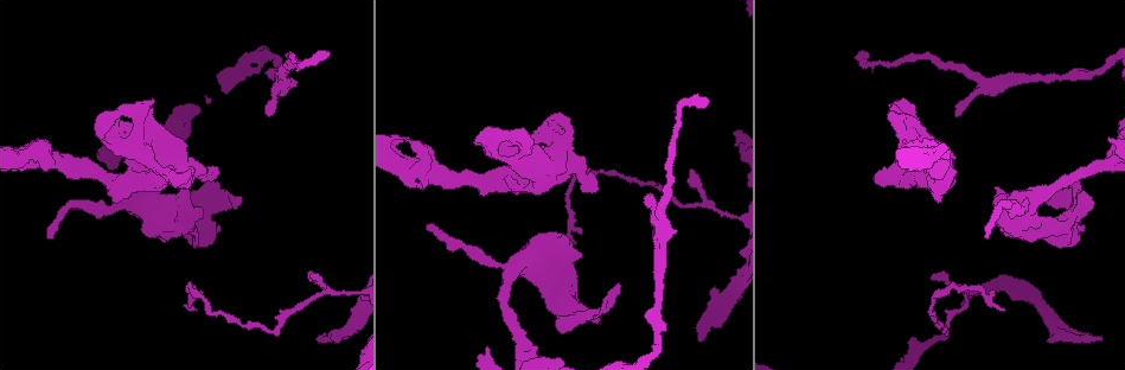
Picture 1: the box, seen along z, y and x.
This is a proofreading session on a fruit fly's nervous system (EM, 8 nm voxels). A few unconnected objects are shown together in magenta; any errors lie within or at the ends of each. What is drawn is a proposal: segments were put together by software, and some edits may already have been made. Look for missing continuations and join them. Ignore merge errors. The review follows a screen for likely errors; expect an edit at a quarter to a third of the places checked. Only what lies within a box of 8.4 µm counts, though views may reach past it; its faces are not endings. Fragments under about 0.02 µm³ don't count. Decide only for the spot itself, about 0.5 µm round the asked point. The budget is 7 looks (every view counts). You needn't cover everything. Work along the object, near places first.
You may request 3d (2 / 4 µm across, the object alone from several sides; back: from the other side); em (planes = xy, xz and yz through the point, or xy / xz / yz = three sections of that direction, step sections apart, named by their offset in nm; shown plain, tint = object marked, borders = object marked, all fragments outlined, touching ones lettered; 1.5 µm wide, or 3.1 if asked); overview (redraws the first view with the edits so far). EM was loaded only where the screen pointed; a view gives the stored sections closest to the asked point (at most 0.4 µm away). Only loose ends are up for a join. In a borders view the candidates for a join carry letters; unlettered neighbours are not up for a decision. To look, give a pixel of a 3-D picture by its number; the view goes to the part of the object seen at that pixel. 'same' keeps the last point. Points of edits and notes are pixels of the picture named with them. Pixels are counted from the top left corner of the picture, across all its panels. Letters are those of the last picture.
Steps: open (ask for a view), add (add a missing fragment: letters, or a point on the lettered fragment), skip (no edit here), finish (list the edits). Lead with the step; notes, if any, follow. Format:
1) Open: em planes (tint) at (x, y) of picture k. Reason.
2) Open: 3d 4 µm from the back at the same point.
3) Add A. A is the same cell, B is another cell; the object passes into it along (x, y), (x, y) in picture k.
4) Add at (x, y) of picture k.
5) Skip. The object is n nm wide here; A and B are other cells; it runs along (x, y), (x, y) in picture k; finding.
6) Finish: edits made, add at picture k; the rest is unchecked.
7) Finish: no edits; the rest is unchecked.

Open: em planes (borders) at (598, 189) of picture 1. An open end.

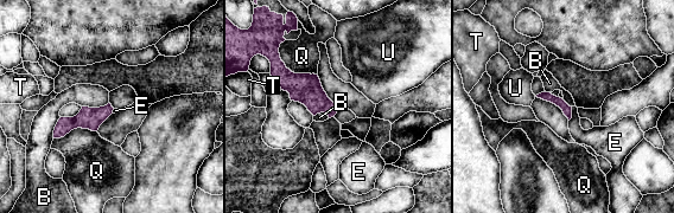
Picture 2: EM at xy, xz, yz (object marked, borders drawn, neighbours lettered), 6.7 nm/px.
Skip. B, E, Q, T and U are other cells; it runs along (109, 109), (68, 123), (56, 135) in picture 2; no lettered fragment goes on from it.

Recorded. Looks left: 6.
Open: 3d 2 µm at (1074, 242) of picture 1. Free end.

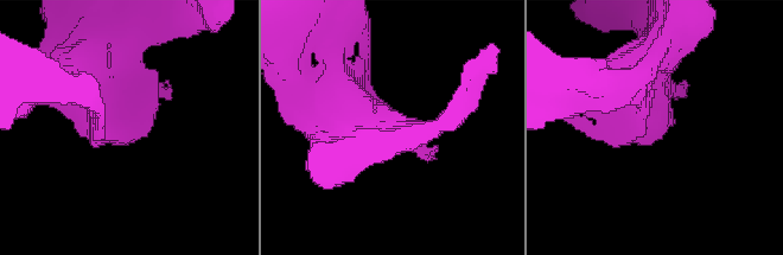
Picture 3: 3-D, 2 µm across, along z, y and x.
Open: em yz step 8 (tint) at (143, 135) of picture 3. Now the EM.

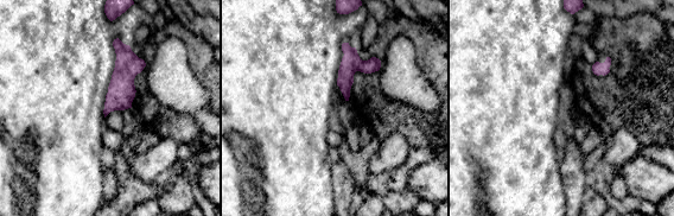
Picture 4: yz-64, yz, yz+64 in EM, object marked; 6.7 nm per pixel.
Open: em planes (borders) at the same point. Another direction.

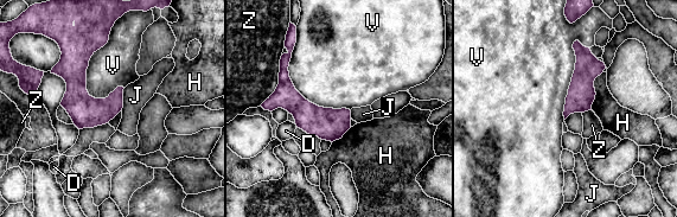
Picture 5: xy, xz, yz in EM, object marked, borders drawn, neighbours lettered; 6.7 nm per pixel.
Skip. D, H, J, V and Z are other cells; a border runs along (295, 42), (293, 85), (350, 110) in picture 5; none of them fits.

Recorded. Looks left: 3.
Open: em yz step 4 (borders) at (319, 339) of picture 1. An open end.

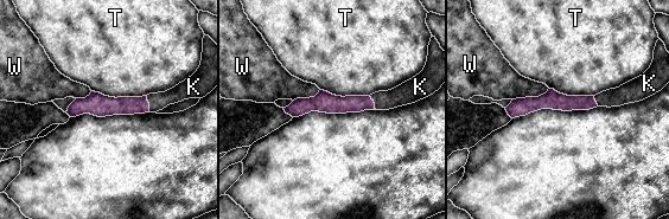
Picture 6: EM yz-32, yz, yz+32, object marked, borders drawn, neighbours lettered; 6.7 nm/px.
Add K. K is the same cell, T and W are other cells; the object passes into it along (121, 105), (148, 104), (182, 91) in picture 6; it goes on there.

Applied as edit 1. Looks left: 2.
Finish: edits made, add at picture 6; the rest is unchecked.

